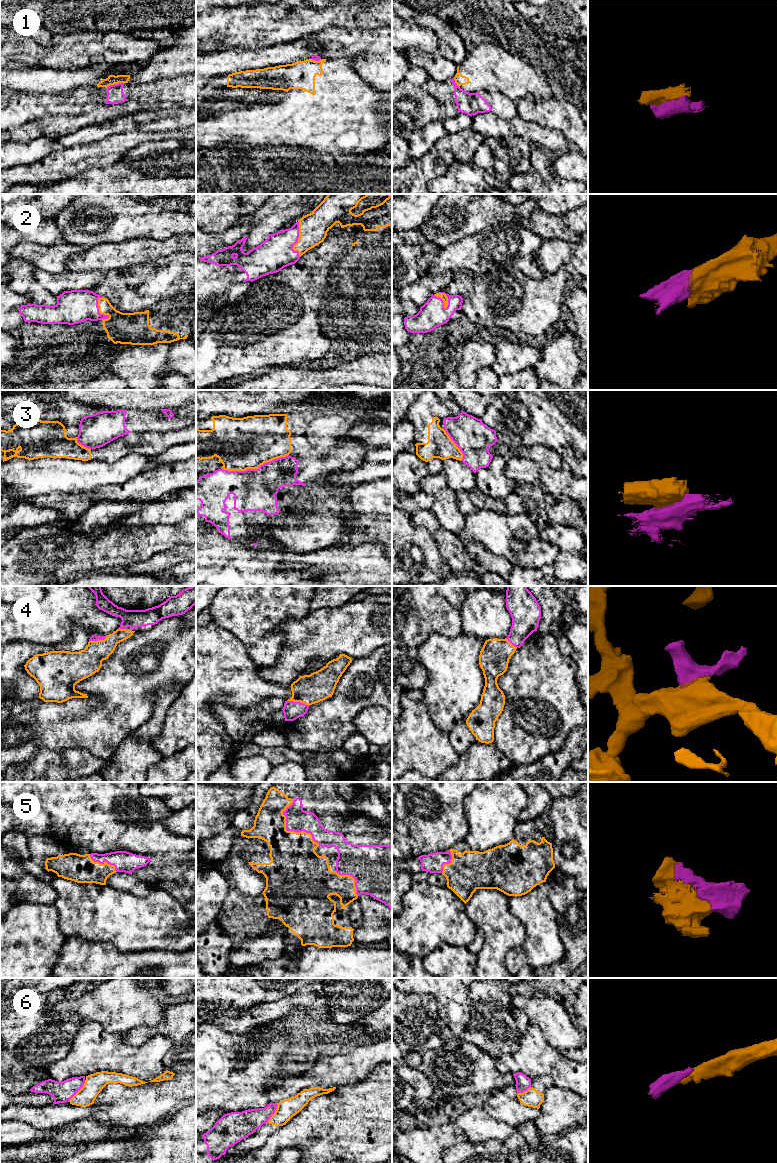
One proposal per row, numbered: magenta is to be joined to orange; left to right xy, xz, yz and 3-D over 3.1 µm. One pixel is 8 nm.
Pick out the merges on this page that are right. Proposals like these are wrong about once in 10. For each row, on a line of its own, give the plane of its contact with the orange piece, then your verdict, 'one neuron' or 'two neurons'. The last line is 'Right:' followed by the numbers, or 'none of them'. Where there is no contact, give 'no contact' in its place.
1: xy | two neurons
2: yz | one neuron
3: xz | two neurons
4: xz | one neuron
5: xz | one neuron
6: xy | two neurons
Right: 2, 4, 5

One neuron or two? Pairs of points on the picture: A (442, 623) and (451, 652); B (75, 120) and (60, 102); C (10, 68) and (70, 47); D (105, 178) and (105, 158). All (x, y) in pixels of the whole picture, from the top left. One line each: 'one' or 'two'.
A: two
B: two
C: two
D: two

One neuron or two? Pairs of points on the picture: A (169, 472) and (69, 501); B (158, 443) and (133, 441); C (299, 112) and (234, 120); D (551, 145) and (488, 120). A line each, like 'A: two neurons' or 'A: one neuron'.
A: one neuron
B: one neuron
C: one neuron
D: one neuron

